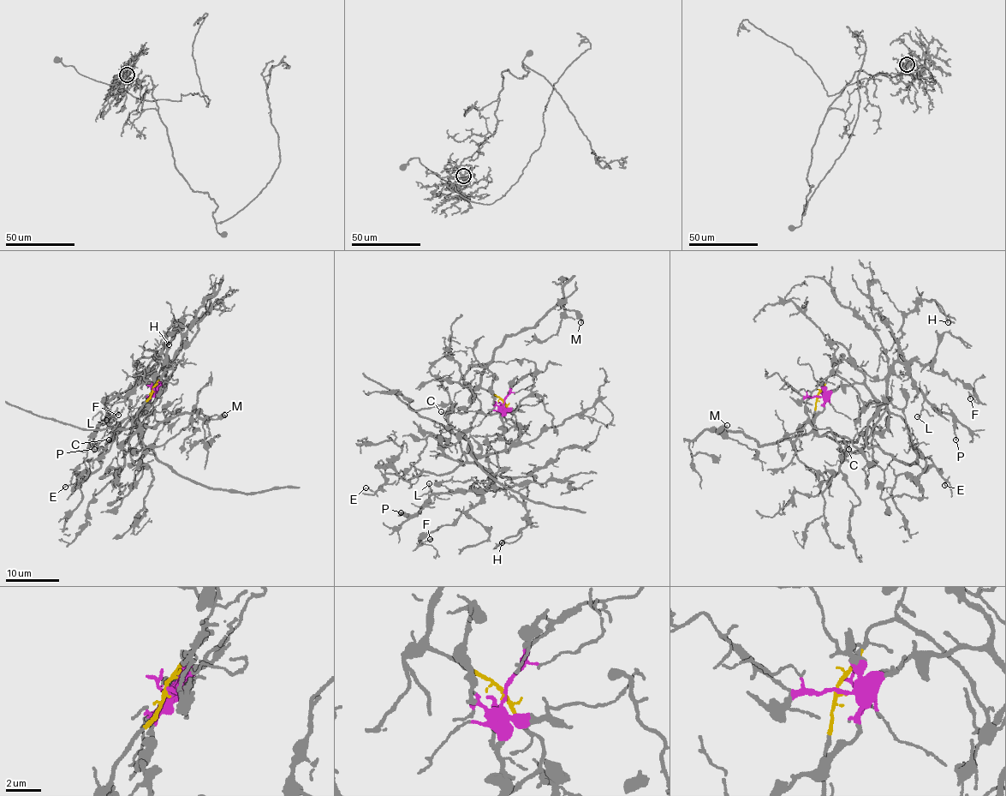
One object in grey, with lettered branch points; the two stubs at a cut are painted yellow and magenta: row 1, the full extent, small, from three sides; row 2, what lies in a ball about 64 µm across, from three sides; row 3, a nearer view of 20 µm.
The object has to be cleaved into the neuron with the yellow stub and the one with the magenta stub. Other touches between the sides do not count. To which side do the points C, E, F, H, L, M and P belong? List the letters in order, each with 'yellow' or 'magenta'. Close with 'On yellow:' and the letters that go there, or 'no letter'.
C: magenta
E: magenta
F: magenta
H: magenta
L: magenta
M: yellow
P: magenta
On yellow: M

